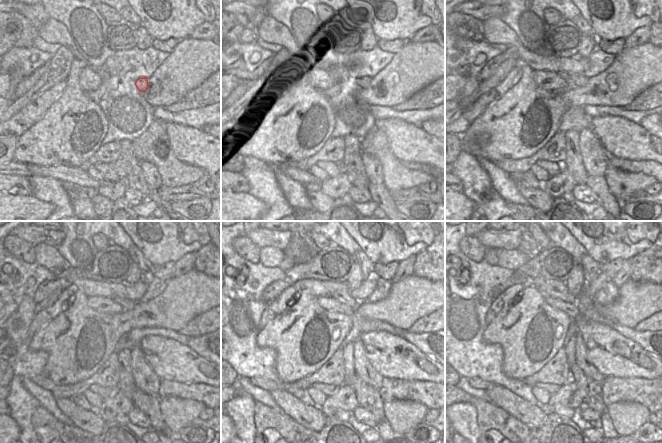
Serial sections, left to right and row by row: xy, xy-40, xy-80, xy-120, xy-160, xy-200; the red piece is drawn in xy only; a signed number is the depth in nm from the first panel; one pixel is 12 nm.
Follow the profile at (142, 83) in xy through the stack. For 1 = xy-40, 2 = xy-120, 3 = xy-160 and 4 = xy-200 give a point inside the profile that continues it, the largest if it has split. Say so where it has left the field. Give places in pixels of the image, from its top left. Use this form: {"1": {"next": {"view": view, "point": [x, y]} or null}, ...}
{"1": {"next": {"view": "xy-40", "point": [364, 82]}}, "2": {"next": {"view": "xy-120", "point": [127, 304]}}, "3": {"next": {"view": "xy-160", "point": [342, 296]}}, "4": {"next": {"view": "xy-200", "point": [556, 289]}}}

